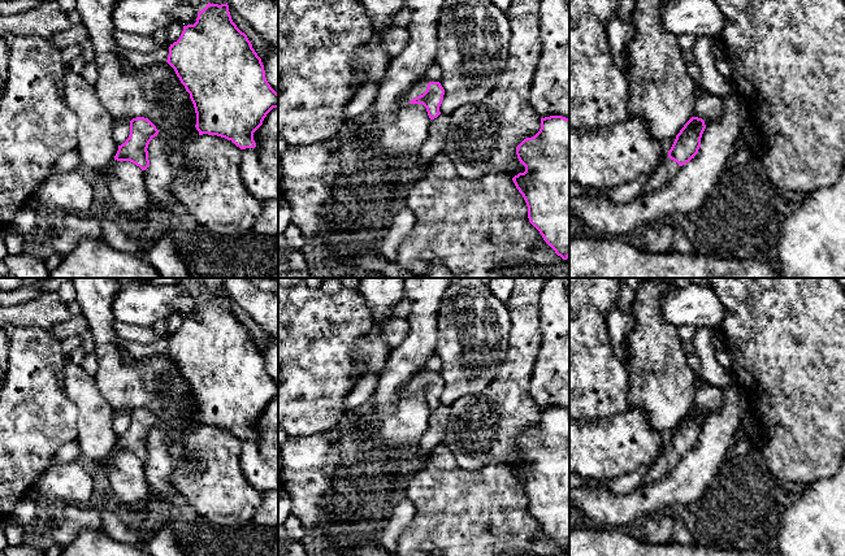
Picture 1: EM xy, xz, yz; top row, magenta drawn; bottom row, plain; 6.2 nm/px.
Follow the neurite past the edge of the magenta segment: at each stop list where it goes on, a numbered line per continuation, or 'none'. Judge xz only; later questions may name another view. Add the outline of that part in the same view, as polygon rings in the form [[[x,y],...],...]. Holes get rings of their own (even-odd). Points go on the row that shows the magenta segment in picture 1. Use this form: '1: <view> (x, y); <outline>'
1: xz (420, 87); [[[421,78],[415,86],[408,88],[403,95],[402,95],[402,104],[407,105],[410,104],[411,100],[415,97],[422,95],[426,88],[428,88],[428,81],[425,78]]]

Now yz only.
1: yz (667, 169); [[[670,157],[663,160],[649,181],[644,184],[640,195],[649,194],[667,184],[680,169],[681,166]]]

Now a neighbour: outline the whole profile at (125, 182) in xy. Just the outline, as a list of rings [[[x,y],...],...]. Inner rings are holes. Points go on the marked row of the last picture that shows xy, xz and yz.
[[[113,160],[107,168],[101,169],[109,171],[107,186],[113,199],[114,205],[122,213],[135,213],[143,208],[151,207],[150,194],[144,184],[144,170],[130,161]]]

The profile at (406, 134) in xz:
[[[422,104],[402,105],[378,138],[382,153],[393,157],[417,155],[428,138],[430,122]]]

